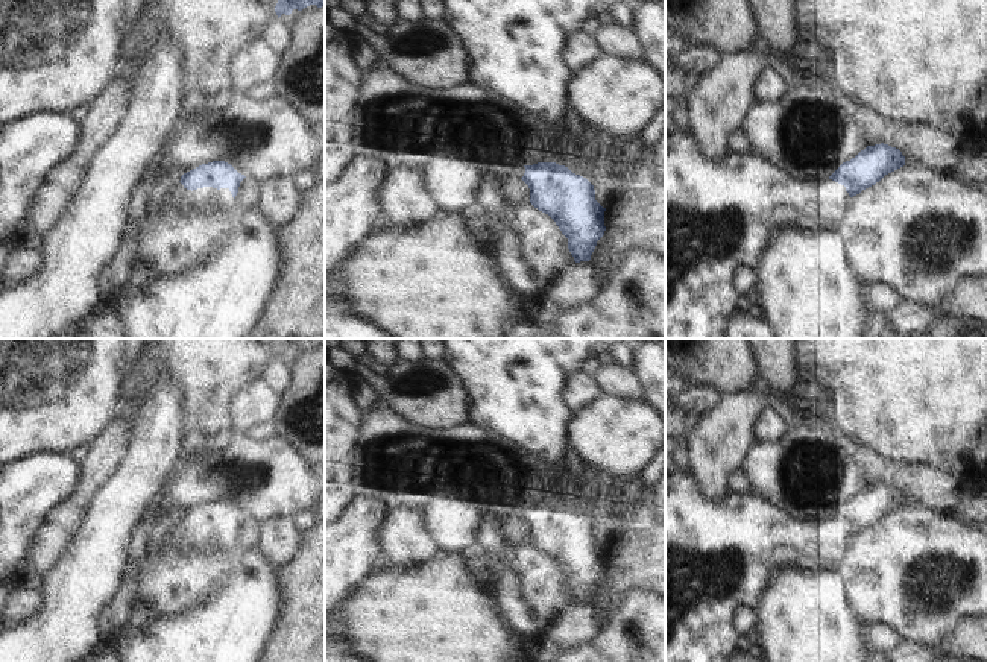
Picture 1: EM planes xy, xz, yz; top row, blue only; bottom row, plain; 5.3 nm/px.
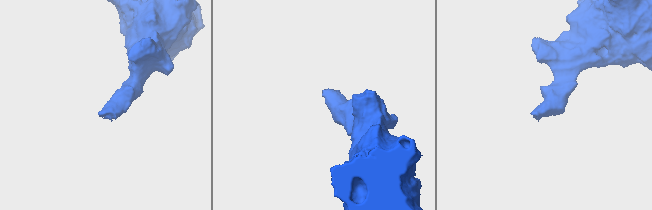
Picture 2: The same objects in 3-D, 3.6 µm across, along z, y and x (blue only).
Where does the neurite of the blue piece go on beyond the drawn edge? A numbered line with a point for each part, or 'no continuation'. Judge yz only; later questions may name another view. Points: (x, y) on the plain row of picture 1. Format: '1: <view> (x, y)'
1: yz (718, 554)

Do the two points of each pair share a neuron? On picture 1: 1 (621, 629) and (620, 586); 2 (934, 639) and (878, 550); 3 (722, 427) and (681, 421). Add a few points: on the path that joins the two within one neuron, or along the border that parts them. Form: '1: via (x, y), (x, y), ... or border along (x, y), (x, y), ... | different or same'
1: border along (649, 588), (633, 588), (618, 600) | different
2: via (930, 617), (911, 592), (911, 583), (901, 573) | same
3: border along (705, 413), (687, 436) | different

